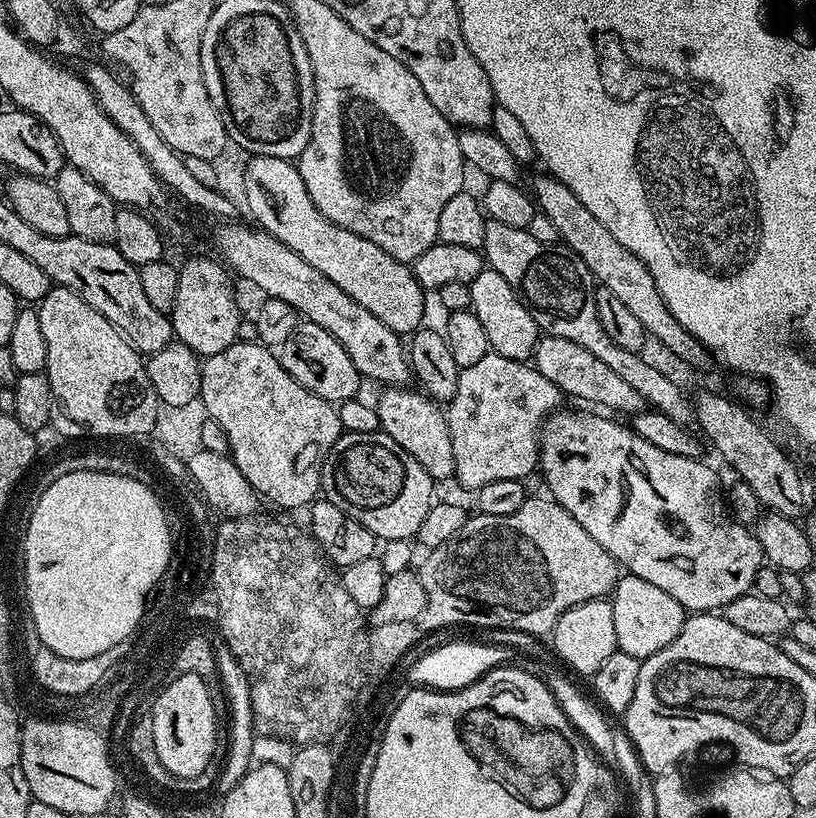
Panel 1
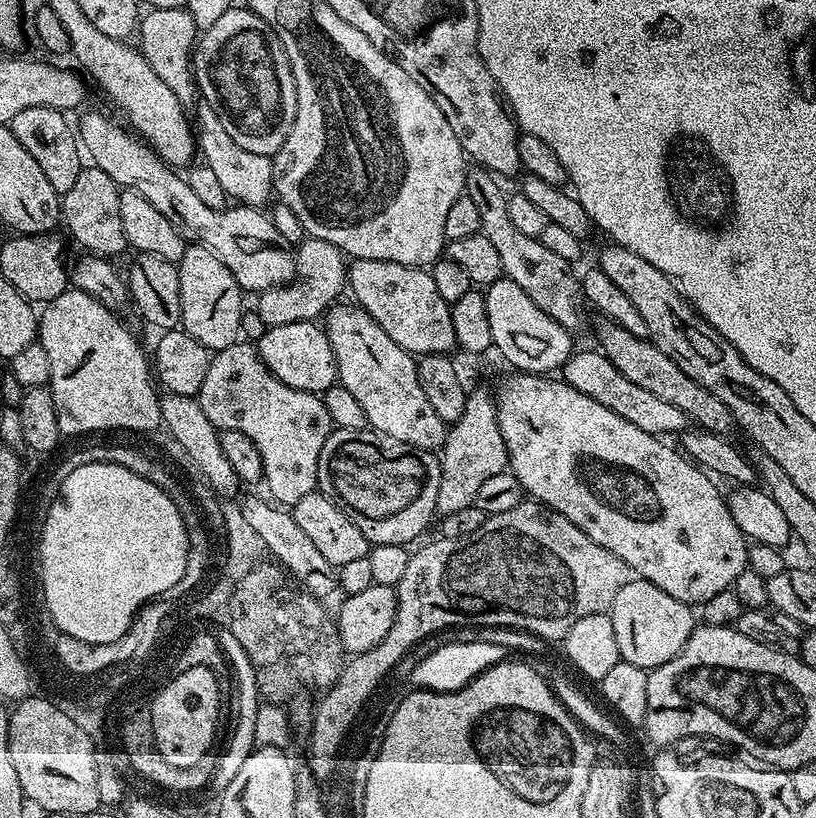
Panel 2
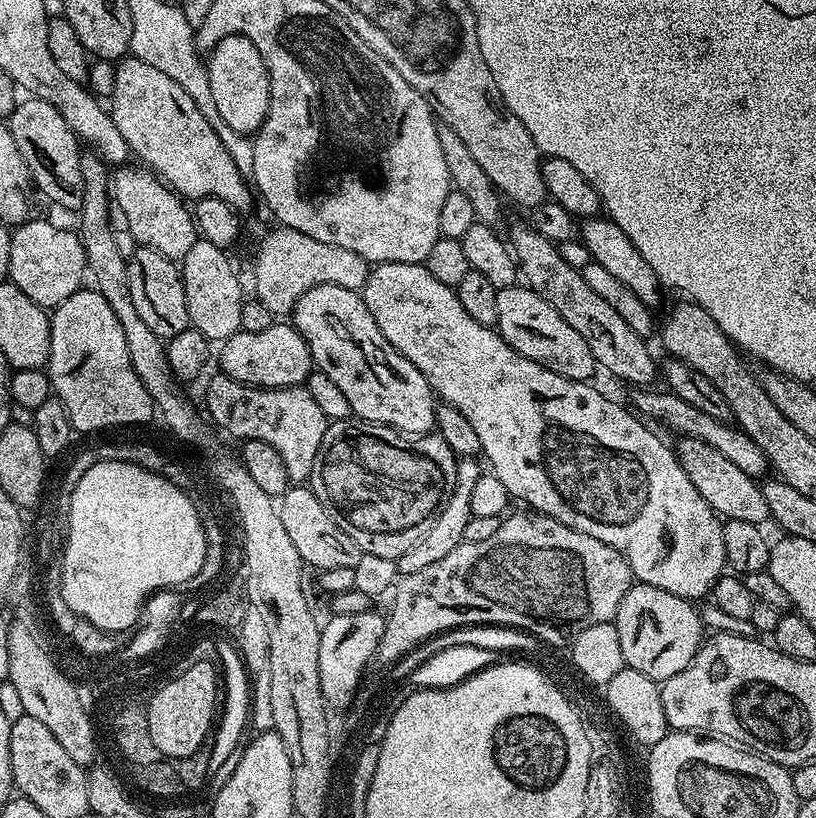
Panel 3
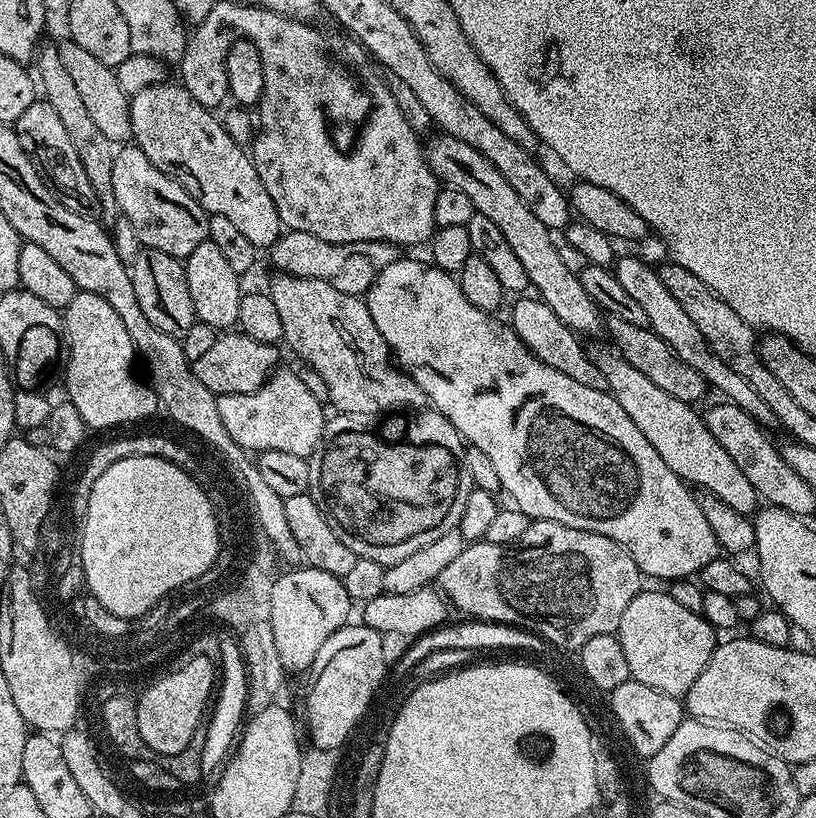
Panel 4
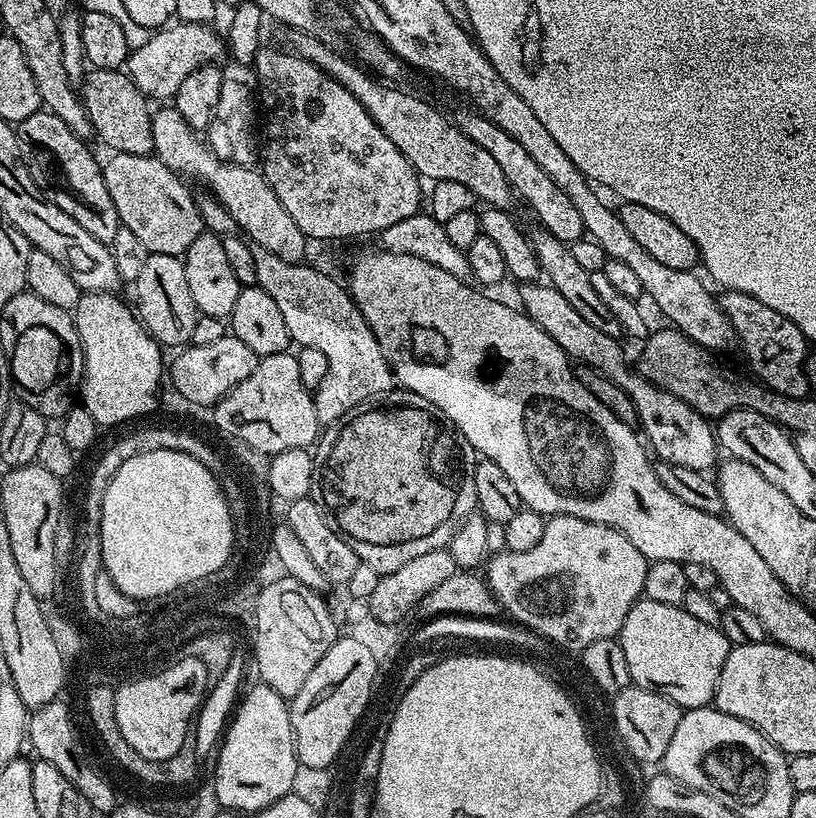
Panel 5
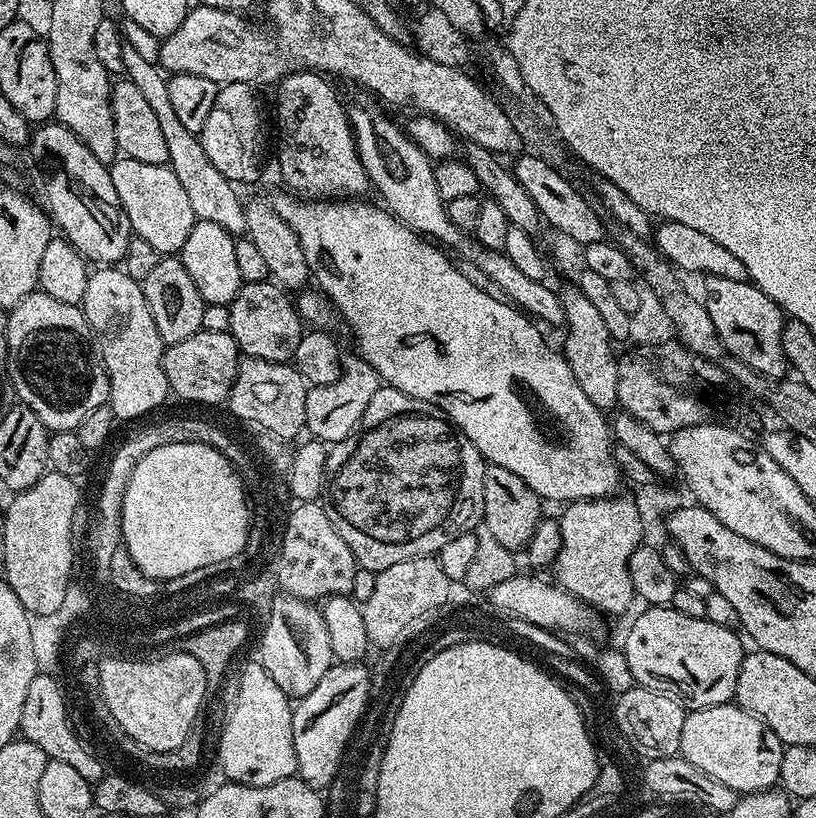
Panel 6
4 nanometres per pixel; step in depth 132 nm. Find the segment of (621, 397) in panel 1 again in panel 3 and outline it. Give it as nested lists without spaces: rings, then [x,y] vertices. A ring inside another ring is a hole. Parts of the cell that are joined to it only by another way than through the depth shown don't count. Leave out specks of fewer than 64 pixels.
[[[652,390],[633,391],[636,393],[632,396],[633,405],[631,404],[631,407],[641,417],[647,418],[649,421],[657,420],[658,423],[680,432],[681,437],[693,436],[700,442],[706,442],[706,446],[714,446],[714,450],[721,452],[729,462],[734,462],[734,466],[738,466],[738,470],[742,470],[742,474],[753,478],[764,478],[769,475],[770,465],[766,454],[762,454],[762,450],[750,438],[750,434],[746,434],[735,423],[718,422],[714,418],[710,418],[710,414],[705,414],[703,410],[690,406],[690,402],[682,402],[682,398],[678,398],[673,392],[667,390],[648,391]]]

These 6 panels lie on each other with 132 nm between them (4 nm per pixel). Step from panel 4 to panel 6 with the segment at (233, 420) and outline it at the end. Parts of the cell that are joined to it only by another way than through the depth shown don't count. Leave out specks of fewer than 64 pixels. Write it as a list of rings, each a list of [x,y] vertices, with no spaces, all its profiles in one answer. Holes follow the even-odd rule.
[[[250,356],[241,359],[226,408],[245,425],[264,428],[279,439],[292,442],[297,439],[295,436],[299,432],[305,431],[308,389],[309,385],[302,378],[302,374],[291,363],[266,362],[262,358]]]

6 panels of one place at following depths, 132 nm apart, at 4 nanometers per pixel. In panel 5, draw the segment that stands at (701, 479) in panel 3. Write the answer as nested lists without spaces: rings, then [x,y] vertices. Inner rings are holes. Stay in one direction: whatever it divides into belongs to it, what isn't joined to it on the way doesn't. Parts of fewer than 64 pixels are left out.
[[[524,282],[519,288],[519,303],[524,315],[529,316],[539,328],[546,330],[546,334],[550,334],[550,338],[554,338],[558,346],[562,346],[569,361],[592,368],[598,374],[610,378],[610,382],[622,386],[626,394],[630,394],[630,402],[634,402],[636,407],[639,431],[657,461],[689,467],[690,470],[702,473],[717,467],[718,445],[709,417],[698,414],[690,406],[686,406],[682,398],[674,398],[674,394],[650,383],[633,365],[631,368],[623,350],[620,349],[621,341],[610,334],[602,334],[602,330],[597,330],[595,326],[590,326],[590,322],[585,322],[574,310],[574,306],[570,306],[570,302],[566,302],[566,298],[562,298],[562,294],[558,294],[558,290],[554,290],[551,284]]]

